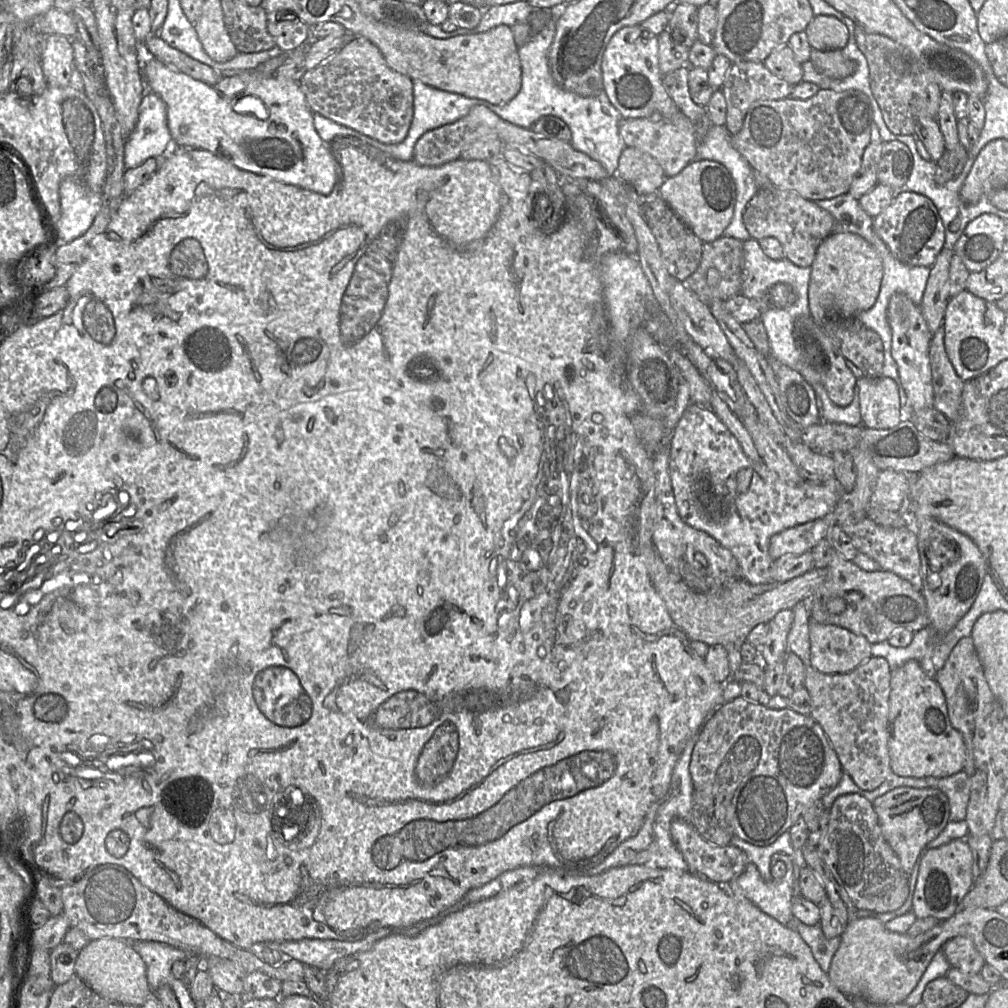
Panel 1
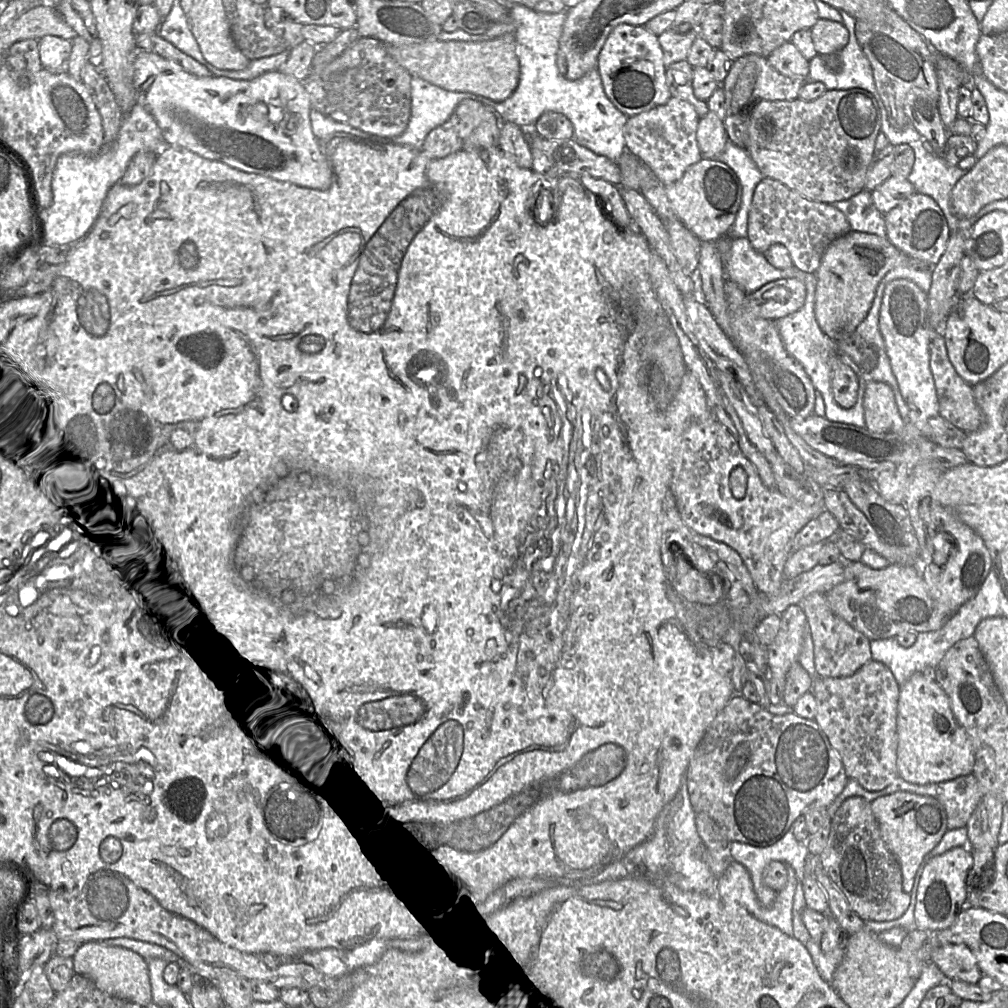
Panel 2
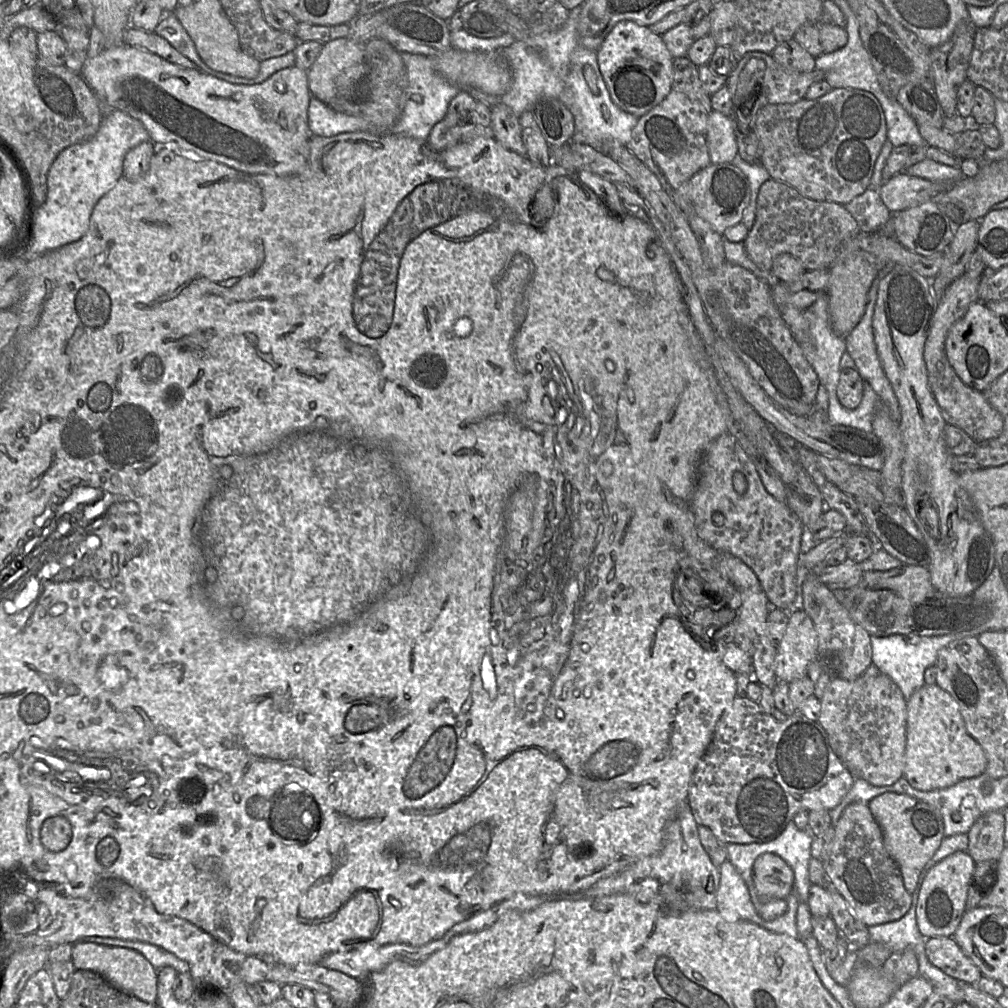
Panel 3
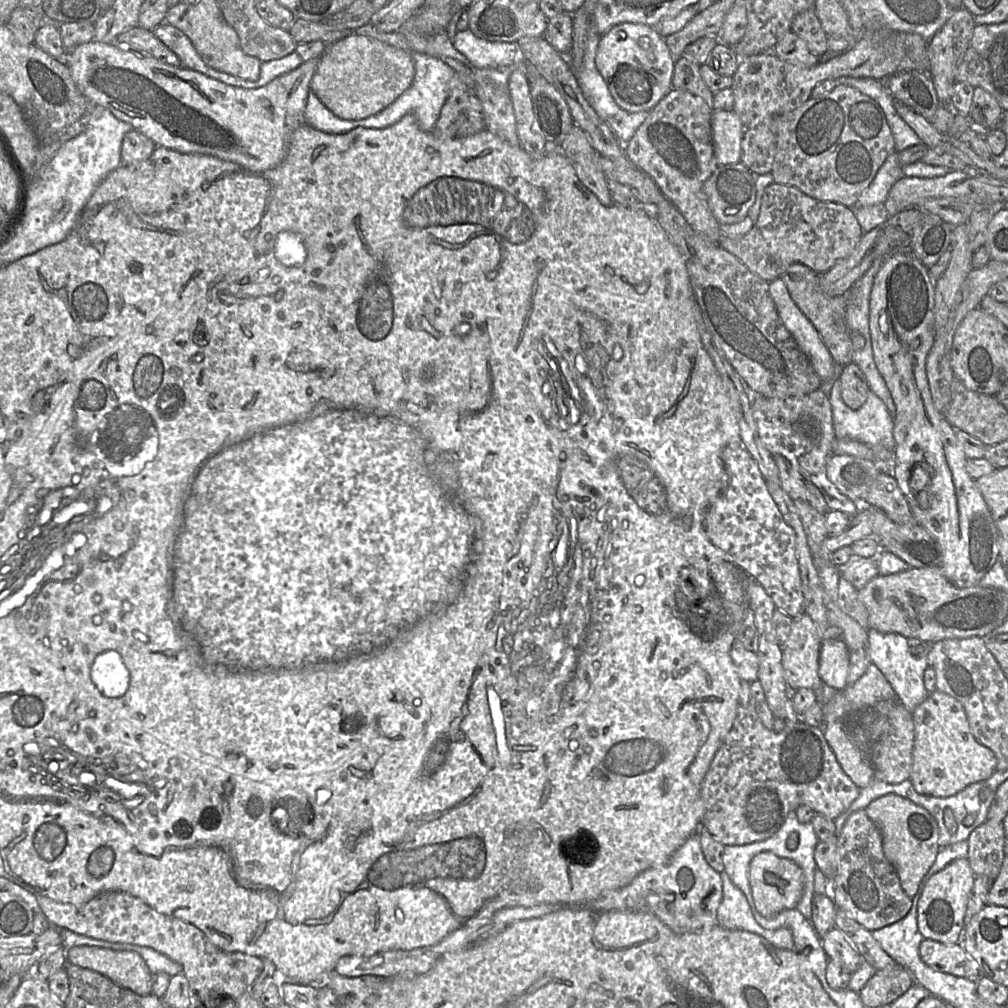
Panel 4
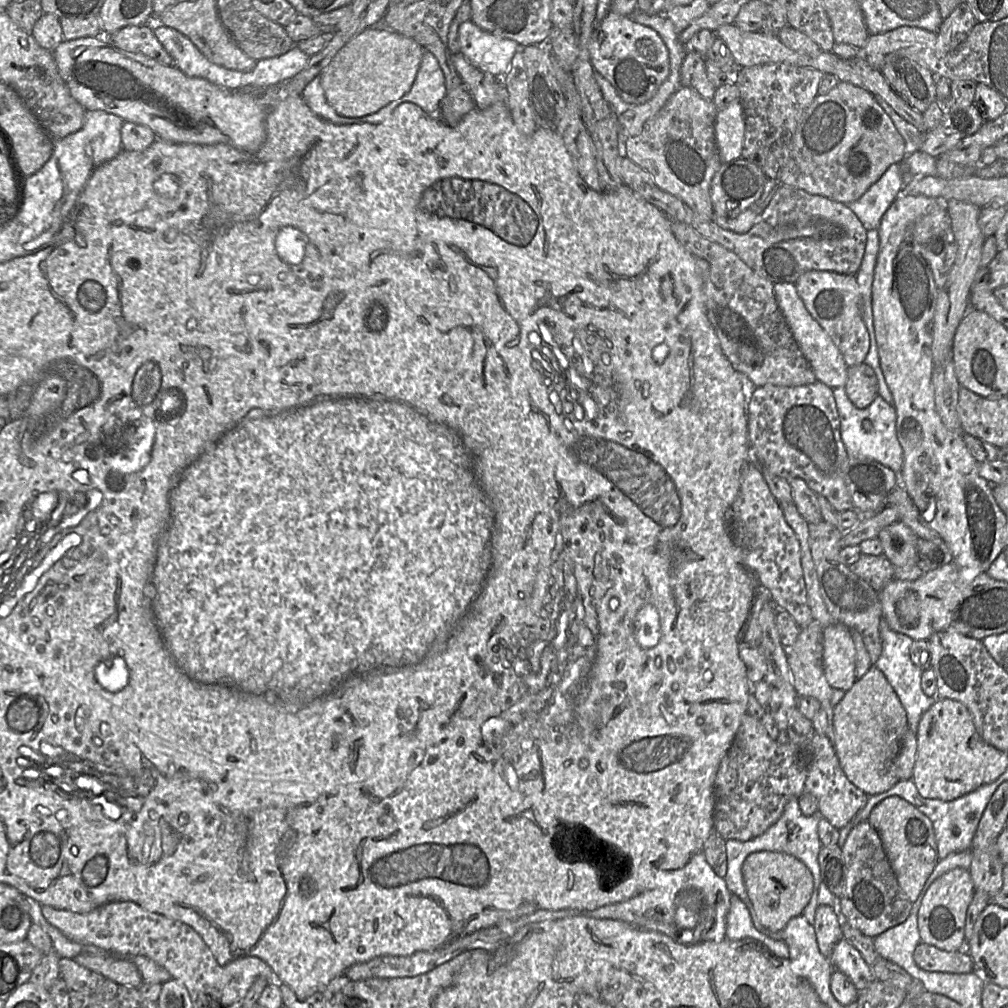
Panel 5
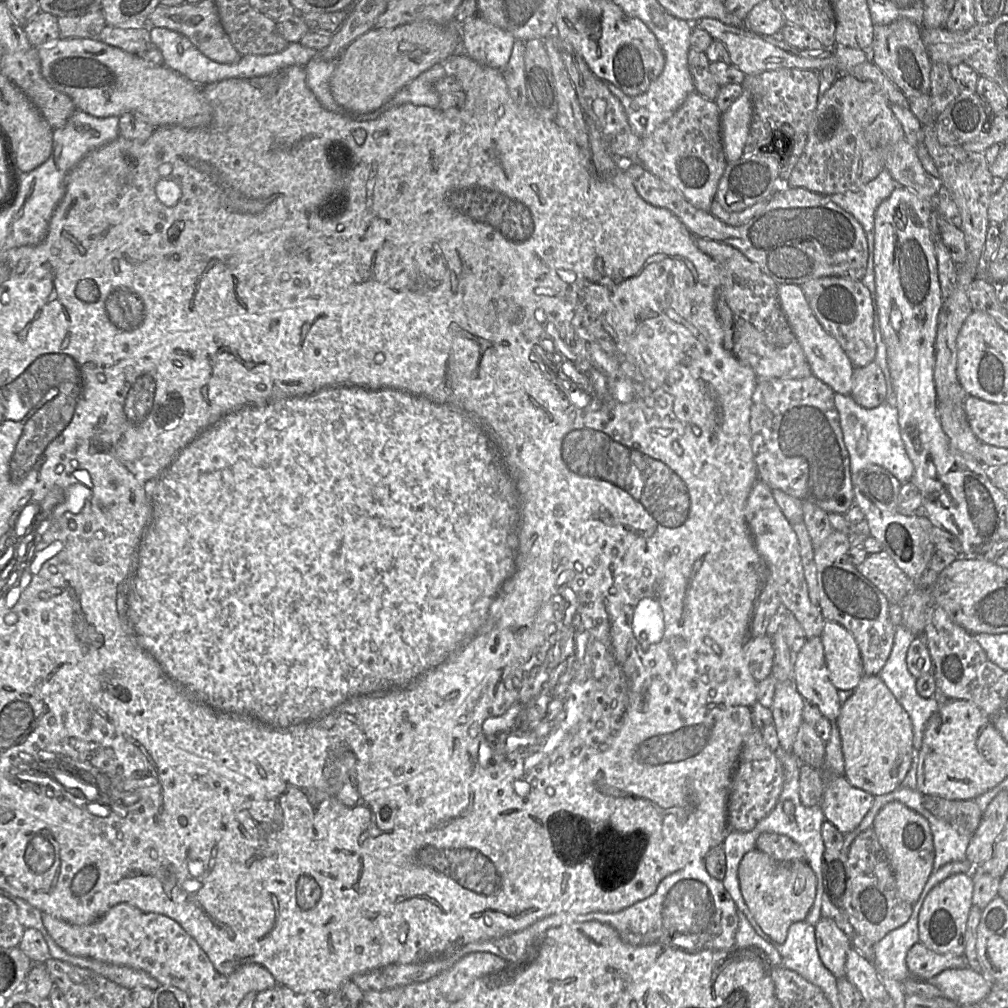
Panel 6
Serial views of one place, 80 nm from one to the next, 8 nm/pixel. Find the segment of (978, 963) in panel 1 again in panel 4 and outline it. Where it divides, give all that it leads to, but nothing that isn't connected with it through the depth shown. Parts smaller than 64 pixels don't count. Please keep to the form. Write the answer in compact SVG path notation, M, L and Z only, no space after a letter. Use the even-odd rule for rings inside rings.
M923 939L919 946L919 956L921 960L933 970L952 974L954 976L978 980L981 976L975 961L966 953L961 942L956 944L943 944L941 942Z

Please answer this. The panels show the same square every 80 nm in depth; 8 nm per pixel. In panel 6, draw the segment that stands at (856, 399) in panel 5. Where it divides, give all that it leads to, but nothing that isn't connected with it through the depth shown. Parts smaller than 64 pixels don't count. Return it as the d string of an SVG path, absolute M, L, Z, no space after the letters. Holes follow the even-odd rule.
M875 362L852 373L850 396L859 406L871 409L886 401L886 382L884 375Z

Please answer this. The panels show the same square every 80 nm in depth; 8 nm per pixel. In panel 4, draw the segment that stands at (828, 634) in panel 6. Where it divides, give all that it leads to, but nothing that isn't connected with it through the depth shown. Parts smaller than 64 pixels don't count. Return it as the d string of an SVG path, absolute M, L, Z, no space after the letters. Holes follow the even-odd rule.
M830 638L822 641L818 673L823 684L838 691L847 686L849 671L849 651L840 638Z

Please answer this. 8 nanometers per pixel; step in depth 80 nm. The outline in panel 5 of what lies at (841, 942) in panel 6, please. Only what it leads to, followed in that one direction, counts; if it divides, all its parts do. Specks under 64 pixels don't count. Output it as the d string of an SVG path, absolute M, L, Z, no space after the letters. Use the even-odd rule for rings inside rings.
M819 904L813 926L820 952L830 959L835 945L843 938L840 918L831 906Z

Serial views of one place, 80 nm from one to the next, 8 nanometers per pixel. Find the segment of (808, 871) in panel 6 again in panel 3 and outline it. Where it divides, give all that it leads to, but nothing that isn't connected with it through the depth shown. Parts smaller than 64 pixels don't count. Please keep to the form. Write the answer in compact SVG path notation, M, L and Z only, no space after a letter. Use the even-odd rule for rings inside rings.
M764 853L754 862L753 881L760 899L785 900L794 887L795 876L782 858Z

